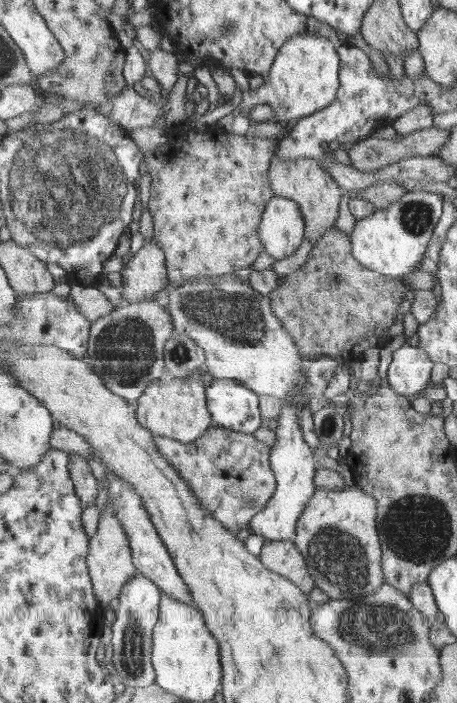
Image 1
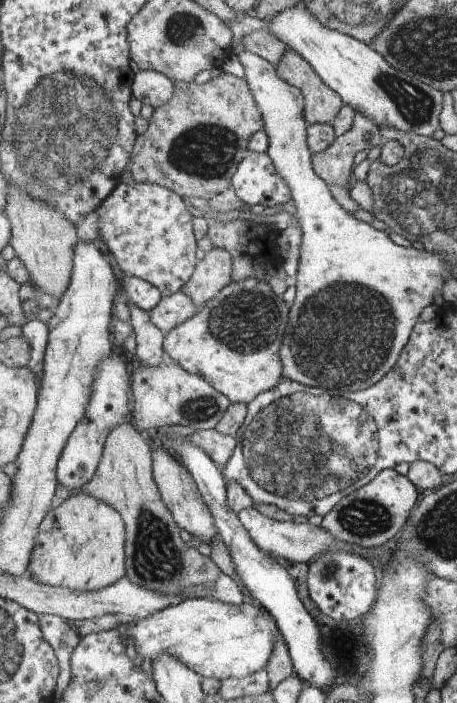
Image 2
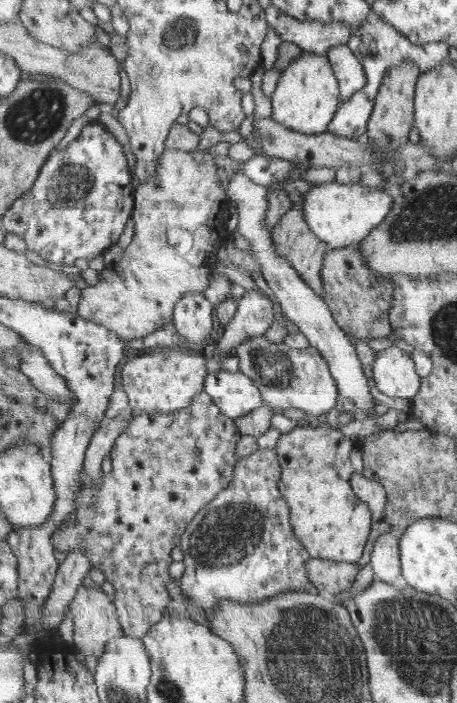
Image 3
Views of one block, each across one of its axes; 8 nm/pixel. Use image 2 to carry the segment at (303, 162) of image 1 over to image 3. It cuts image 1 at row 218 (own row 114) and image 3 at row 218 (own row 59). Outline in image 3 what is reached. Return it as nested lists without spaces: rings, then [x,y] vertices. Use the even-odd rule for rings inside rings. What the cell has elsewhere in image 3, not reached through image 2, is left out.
[[[300,204],[293,206],[290,212],[287,212],[283,219],[277,222],[276,228],[272,231],[272,242],[276,244],[276,254],[289,258],[289,262],[297,268],[301,278],[305,280],[322,297],[325,294],[324,279],[322,270],[324,269],[324,260],[328,255],[330,246],[320,240],[313,232],[309,222],[304,218],[304,211]]]

